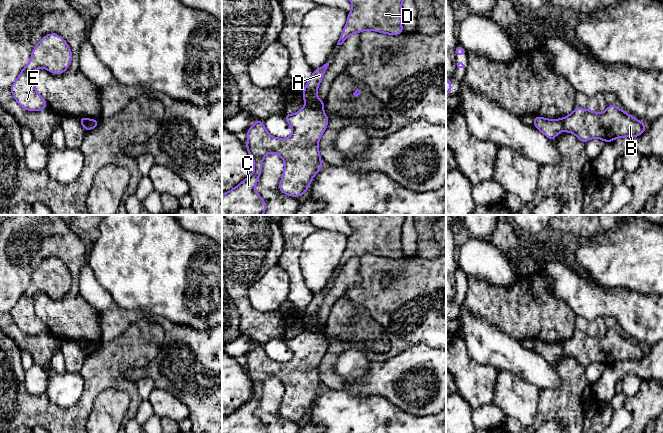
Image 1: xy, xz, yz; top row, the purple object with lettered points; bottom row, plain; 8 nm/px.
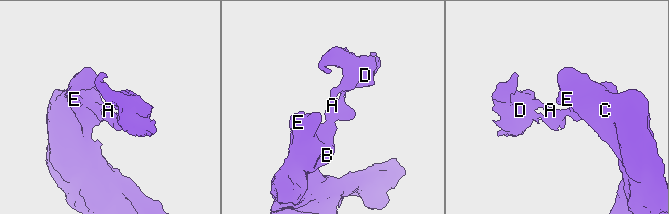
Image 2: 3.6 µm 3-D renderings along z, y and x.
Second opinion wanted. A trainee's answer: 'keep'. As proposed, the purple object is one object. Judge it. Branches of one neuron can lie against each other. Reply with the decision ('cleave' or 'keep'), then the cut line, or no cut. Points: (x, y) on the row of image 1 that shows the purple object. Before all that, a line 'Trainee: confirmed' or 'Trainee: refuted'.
Trainee: refuted
cleave; cut in xz along (305, 106), (322, 109)

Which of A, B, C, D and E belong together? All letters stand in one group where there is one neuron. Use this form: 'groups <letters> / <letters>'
groups A D / B C E

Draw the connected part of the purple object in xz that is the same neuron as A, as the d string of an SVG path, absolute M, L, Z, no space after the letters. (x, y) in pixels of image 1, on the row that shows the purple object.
M329 62L324 64L322 67L314 70L312 76L303 88L303 100L305 107L313 109L323 109L325 101L318 99L317 91L328 65Z

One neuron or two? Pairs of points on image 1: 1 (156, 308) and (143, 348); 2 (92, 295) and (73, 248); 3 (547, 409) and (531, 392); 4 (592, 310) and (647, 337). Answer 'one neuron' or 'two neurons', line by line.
1: two neurons
2: two neurons
3: two neurons
4: one neuron

